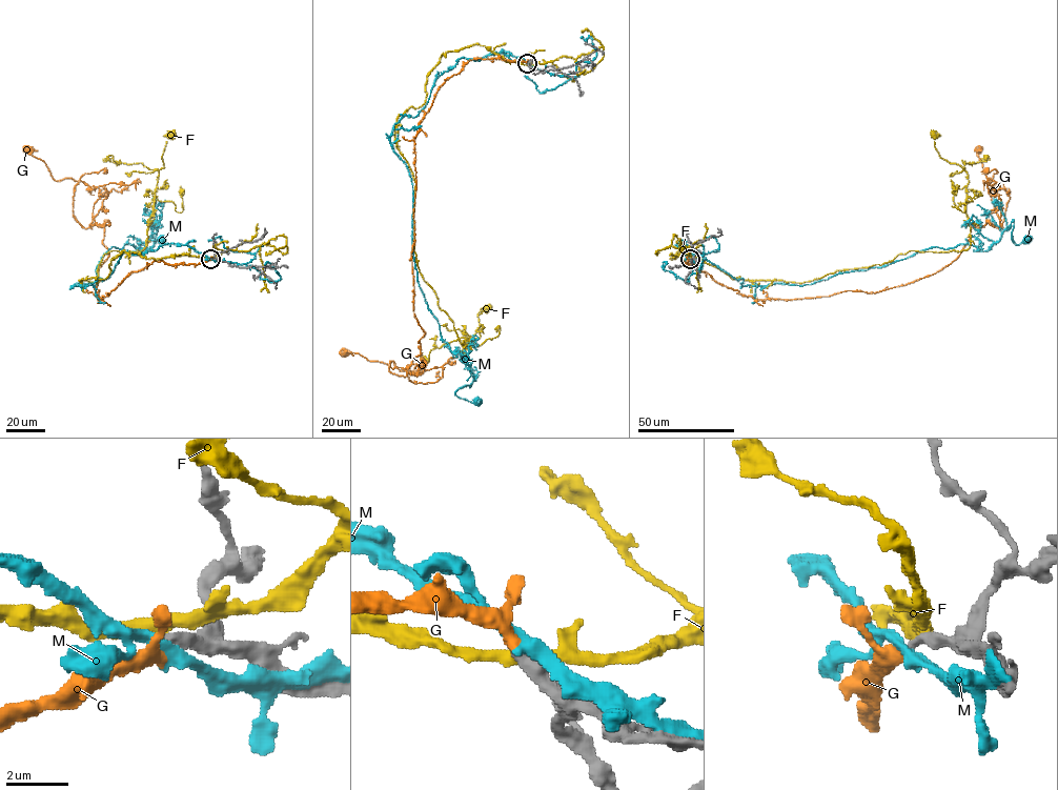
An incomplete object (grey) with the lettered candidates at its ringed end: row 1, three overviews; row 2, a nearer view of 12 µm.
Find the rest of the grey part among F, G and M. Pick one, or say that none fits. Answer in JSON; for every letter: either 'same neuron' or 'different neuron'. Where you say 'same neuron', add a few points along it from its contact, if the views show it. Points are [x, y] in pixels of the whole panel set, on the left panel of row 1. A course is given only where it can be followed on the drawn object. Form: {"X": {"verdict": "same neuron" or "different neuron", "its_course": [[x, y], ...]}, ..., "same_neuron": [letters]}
{"F": {"verdict": "different neuron"}, "G": {"verdict": "same neuron", "its_course": [[210, 259], [154, 261], [99, 300], [104, 226], [84, 227], [73, 215], [78, 181], [55, 180], [28, 149]]}, "M": {"verdict": "different neuron"}, "same_neuron": ["G"]}

